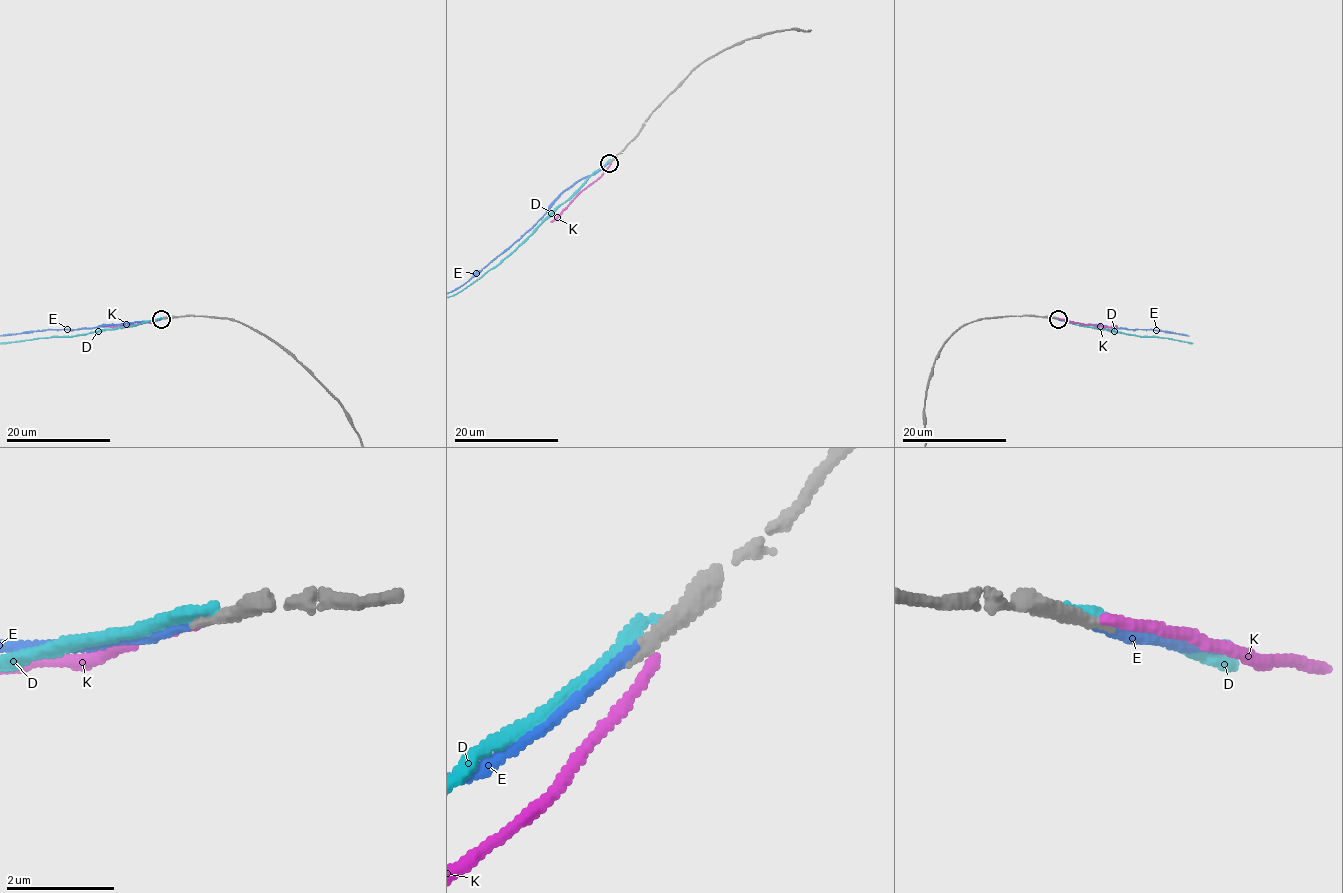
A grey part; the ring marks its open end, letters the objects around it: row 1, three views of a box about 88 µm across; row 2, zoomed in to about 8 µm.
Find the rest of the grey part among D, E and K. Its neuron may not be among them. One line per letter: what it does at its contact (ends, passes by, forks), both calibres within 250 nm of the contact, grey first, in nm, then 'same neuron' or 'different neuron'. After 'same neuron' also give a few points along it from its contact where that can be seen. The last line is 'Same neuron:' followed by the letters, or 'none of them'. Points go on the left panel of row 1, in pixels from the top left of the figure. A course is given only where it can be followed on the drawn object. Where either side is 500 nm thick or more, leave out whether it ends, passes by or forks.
D: it ends there; 320 nm thick on the grey side, 340 nm on the other; different neuron
E: it ends there; 240 nm thick on the grey side, 180 nm on the other; same neuron
K: it ends there; 260 nm thick on the grey side, 190 nm on the other; different neuron
Same neuron: E

